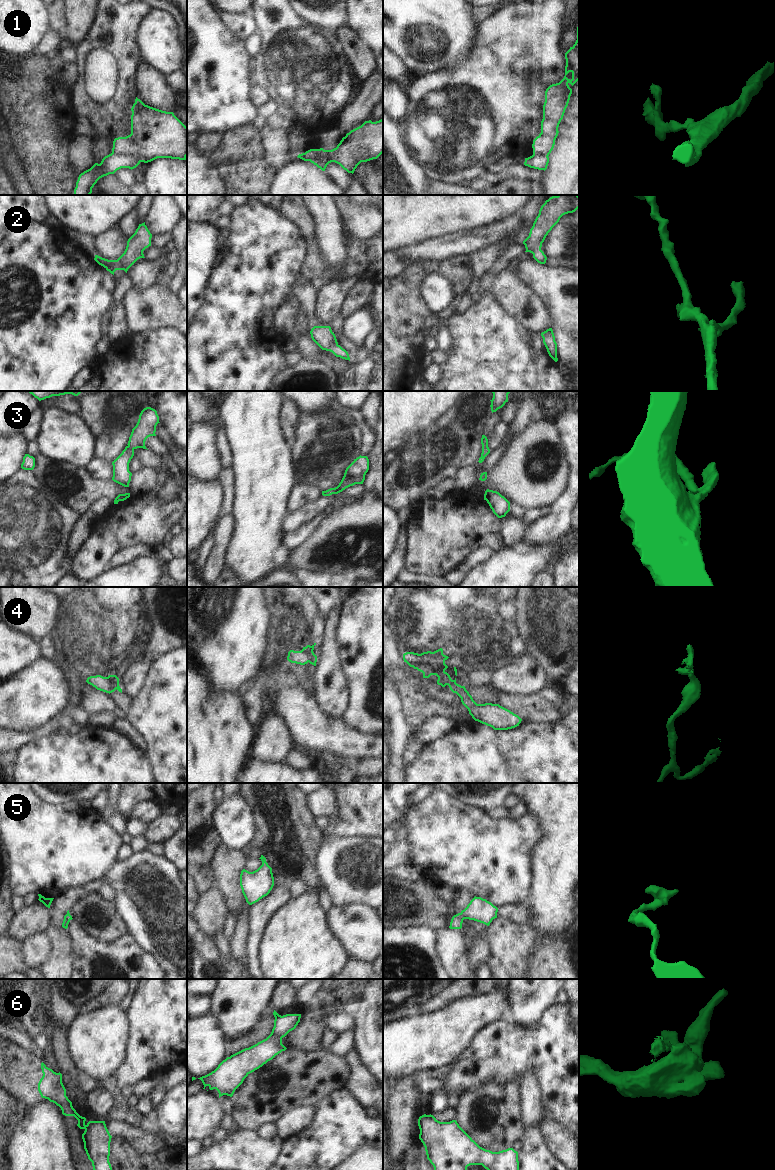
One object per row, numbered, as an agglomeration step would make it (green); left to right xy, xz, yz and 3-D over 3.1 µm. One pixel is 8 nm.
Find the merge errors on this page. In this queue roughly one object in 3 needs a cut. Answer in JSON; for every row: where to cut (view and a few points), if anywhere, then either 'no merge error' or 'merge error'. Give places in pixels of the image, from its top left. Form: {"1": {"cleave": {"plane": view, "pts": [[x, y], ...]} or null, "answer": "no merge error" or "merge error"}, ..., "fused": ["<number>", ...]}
{"1": {"cleave": {"plane": "xy", "pts": [[112, 152], [121, 155], [132, 155], [140, 161]]}, "answer": "merge error"}, "2": {"cleave": null, "answer": "no merge error"}, "3": {"cleave": null, "answer": "no merge error"}, "4": {"cleave": {"plane": "xz", "pts": [[313, 653], [309, 662]]}, "answer": "merge error"}, "5": {"cleave": null, "answer": "no merge error"}, "6": {"cleave": {"plane": "xy", "pts": [[82, 1117], [79, 1127]]}, "answer": "merge error"}, "fused": ["1", "4", "6"]}

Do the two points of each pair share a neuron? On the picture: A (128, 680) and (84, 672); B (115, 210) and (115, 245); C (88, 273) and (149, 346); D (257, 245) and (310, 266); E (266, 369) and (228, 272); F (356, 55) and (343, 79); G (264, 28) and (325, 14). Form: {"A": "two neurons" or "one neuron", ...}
{"A": "two neurons", "B": "two neurons", "C": "two neurons", "D": "two neurons", "E": "one neuron", "F": "two neurons", "G": "two neurons"}

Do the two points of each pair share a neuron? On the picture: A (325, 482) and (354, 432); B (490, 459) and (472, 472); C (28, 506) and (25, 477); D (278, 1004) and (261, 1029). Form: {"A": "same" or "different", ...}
{"A": "same", "B": "same", "C": "same", "D": "different"}

